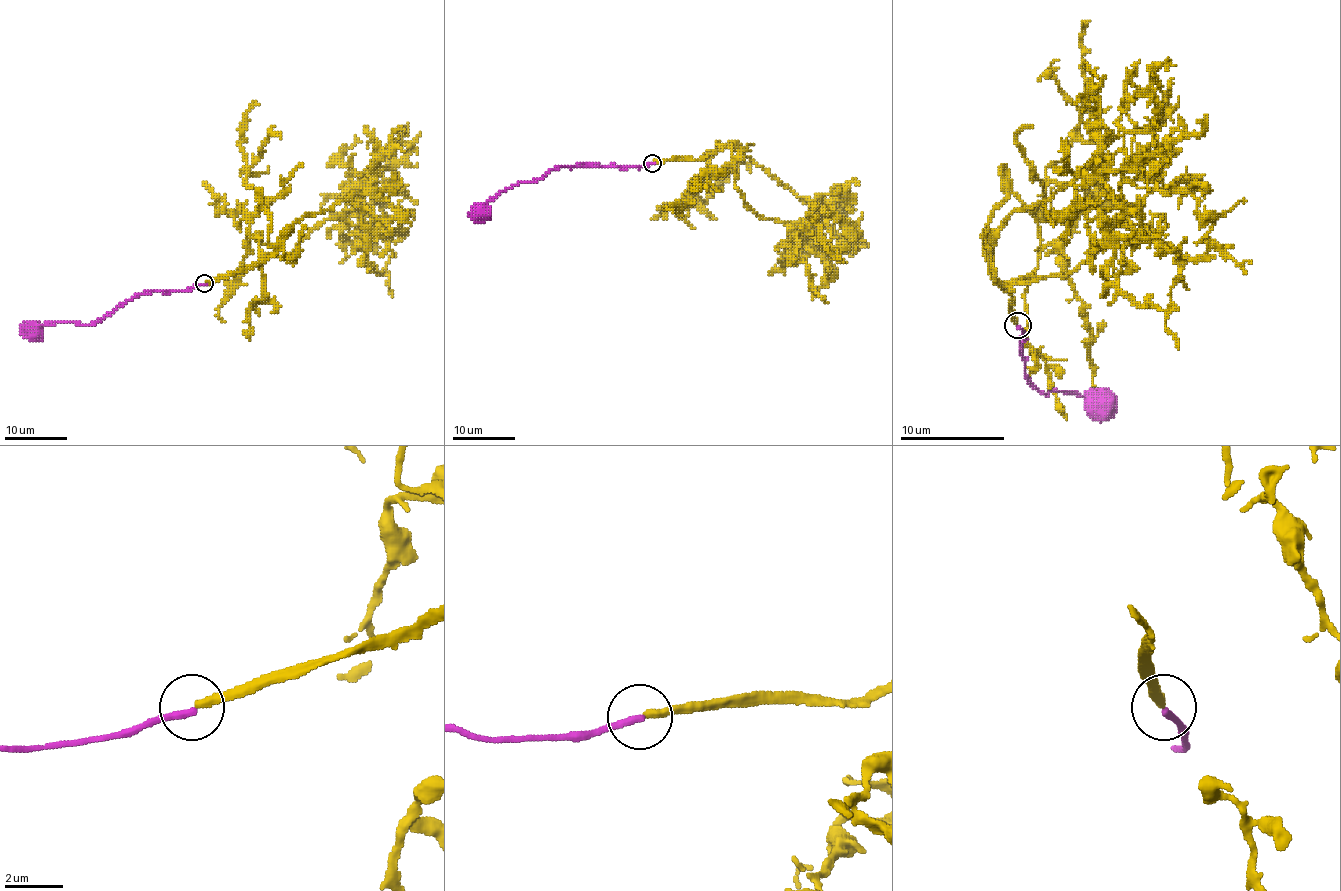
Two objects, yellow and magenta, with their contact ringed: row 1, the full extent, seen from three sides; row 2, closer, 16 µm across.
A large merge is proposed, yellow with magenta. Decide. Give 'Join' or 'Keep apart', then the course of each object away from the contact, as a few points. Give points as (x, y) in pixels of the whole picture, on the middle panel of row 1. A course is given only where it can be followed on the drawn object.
Keep apart. Course of yellow: (653, 162), (731, 148), (743, 203), (763, 220), (796, 229), (815, 223), (824, 246), (841, 258). Course of magenta: (652, 162), (633, 167), (554, 168), (540, 178), (498, 192), (475, 209), (480, 212)

